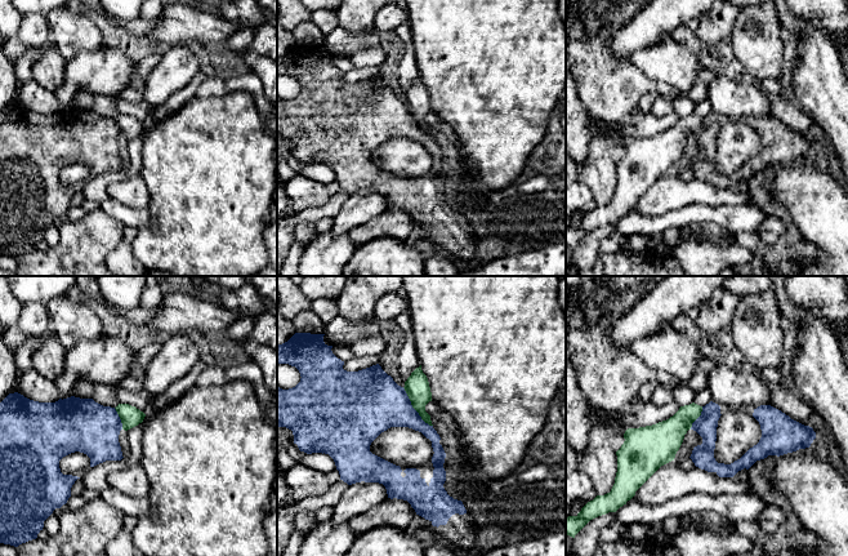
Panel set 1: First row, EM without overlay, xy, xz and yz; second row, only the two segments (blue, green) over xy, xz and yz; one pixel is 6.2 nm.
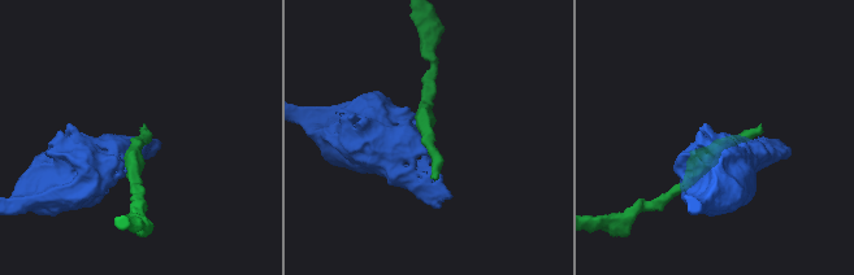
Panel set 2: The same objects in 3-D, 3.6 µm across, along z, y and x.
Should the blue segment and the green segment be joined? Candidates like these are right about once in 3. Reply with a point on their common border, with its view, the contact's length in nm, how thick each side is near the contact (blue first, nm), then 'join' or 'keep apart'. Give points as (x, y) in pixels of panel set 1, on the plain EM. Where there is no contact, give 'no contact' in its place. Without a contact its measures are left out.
xz (413, 119) | 320 nm | 360/150 nm | keep apart

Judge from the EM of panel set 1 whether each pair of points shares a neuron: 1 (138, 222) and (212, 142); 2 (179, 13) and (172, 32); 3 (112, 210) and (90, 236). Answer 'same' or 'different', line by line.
1: different
2: same
3: different

